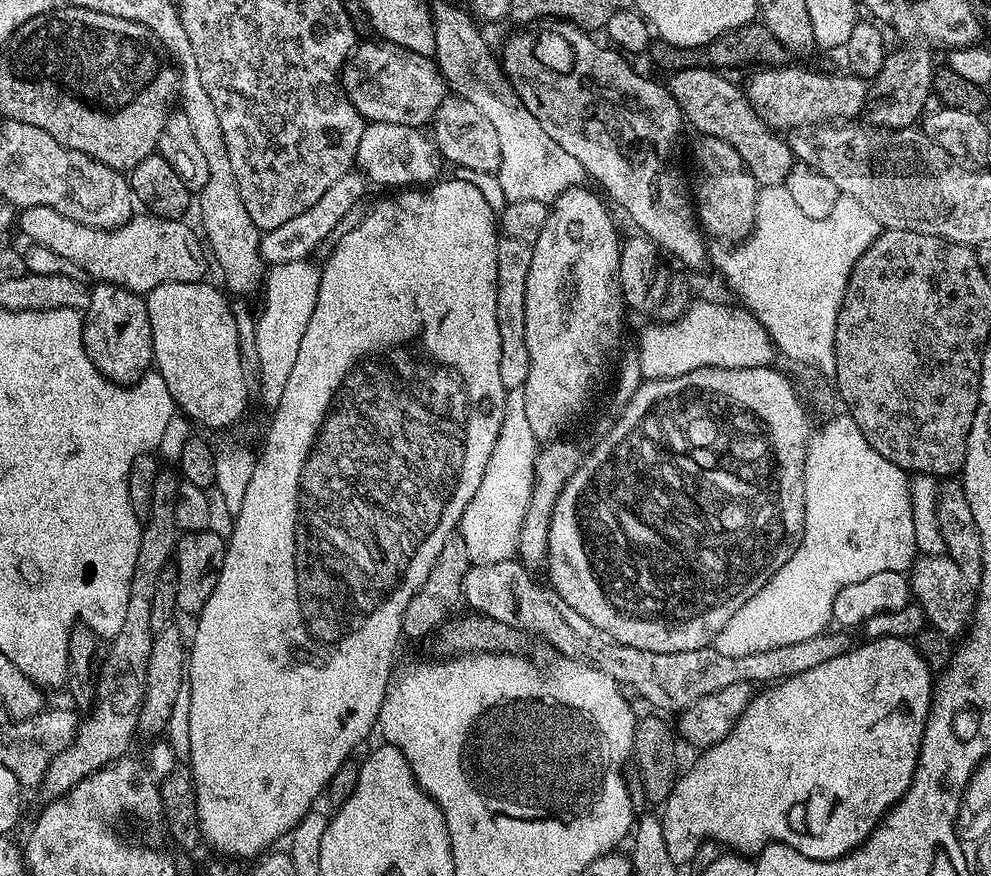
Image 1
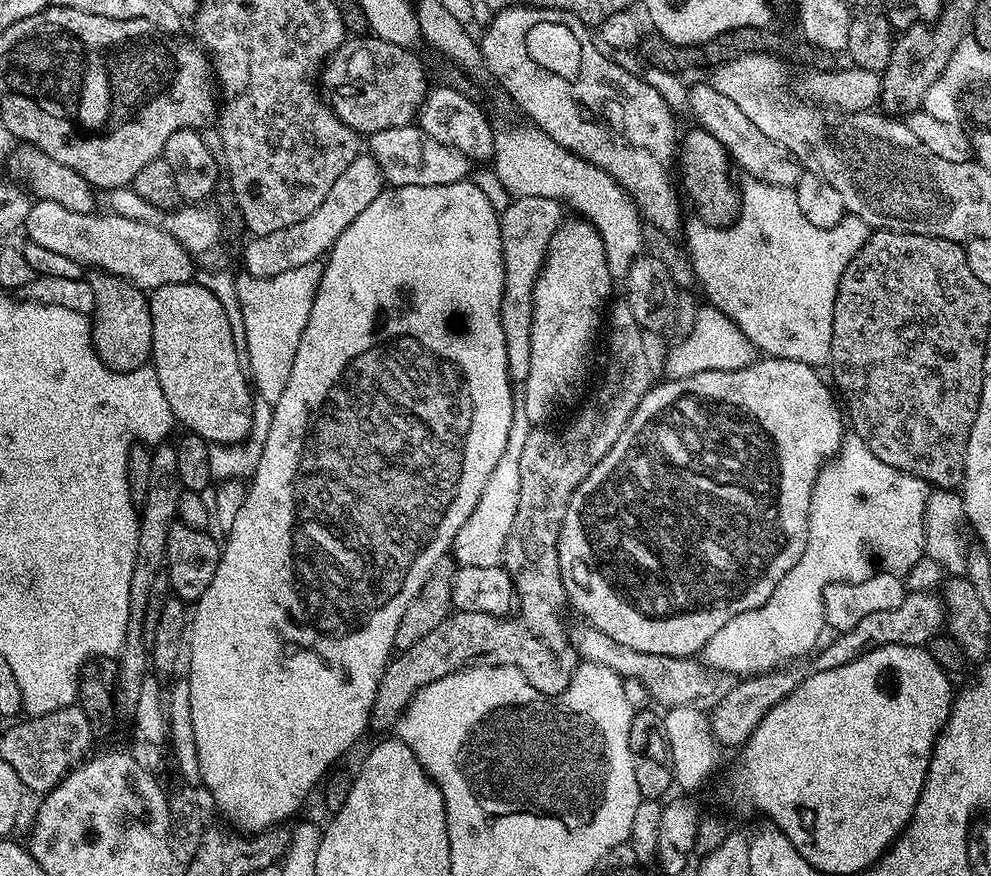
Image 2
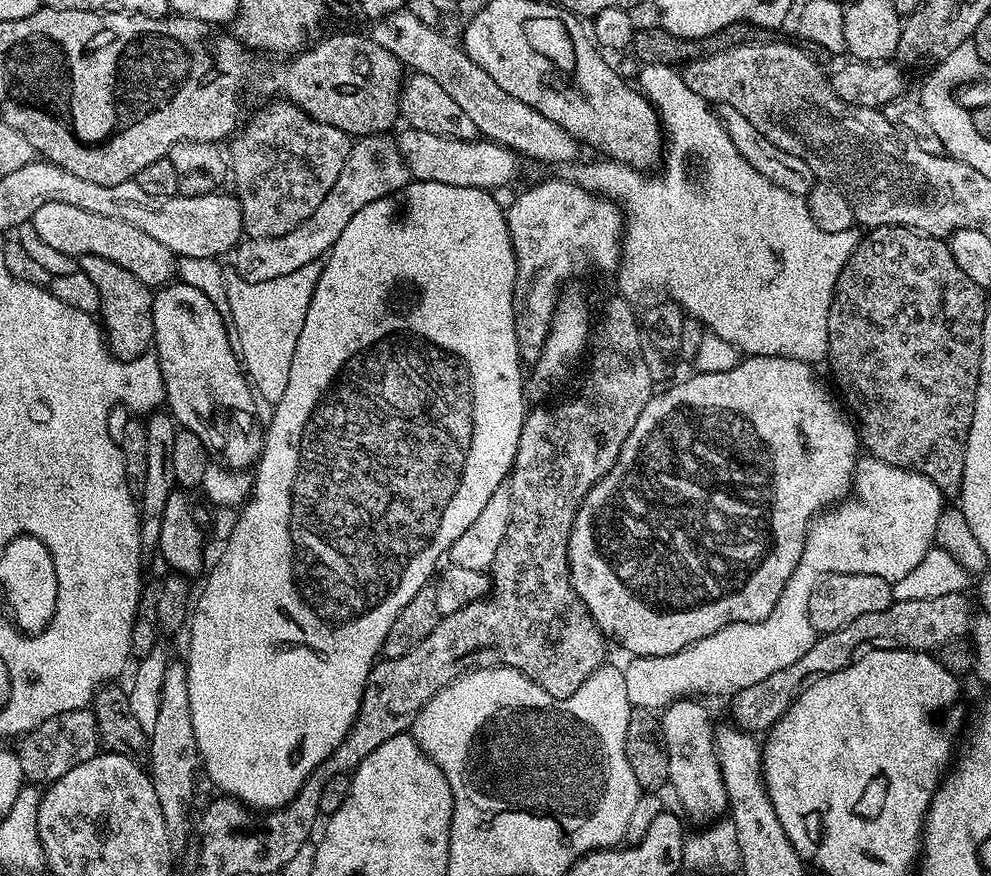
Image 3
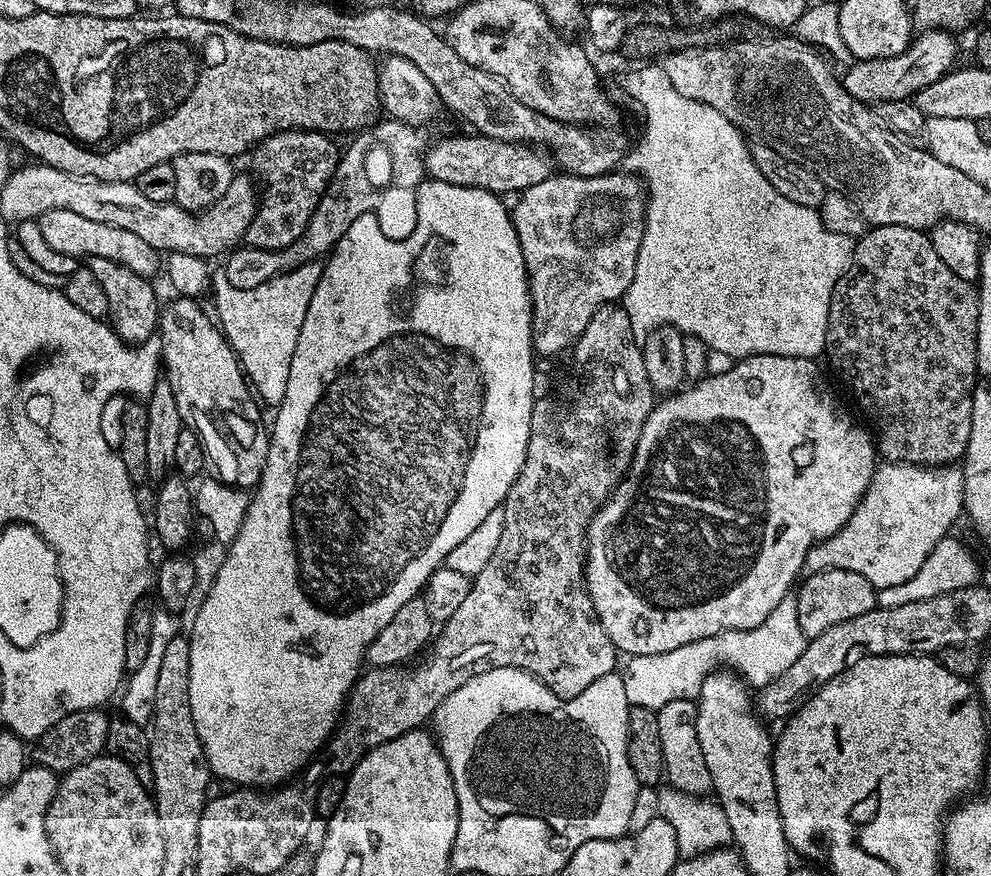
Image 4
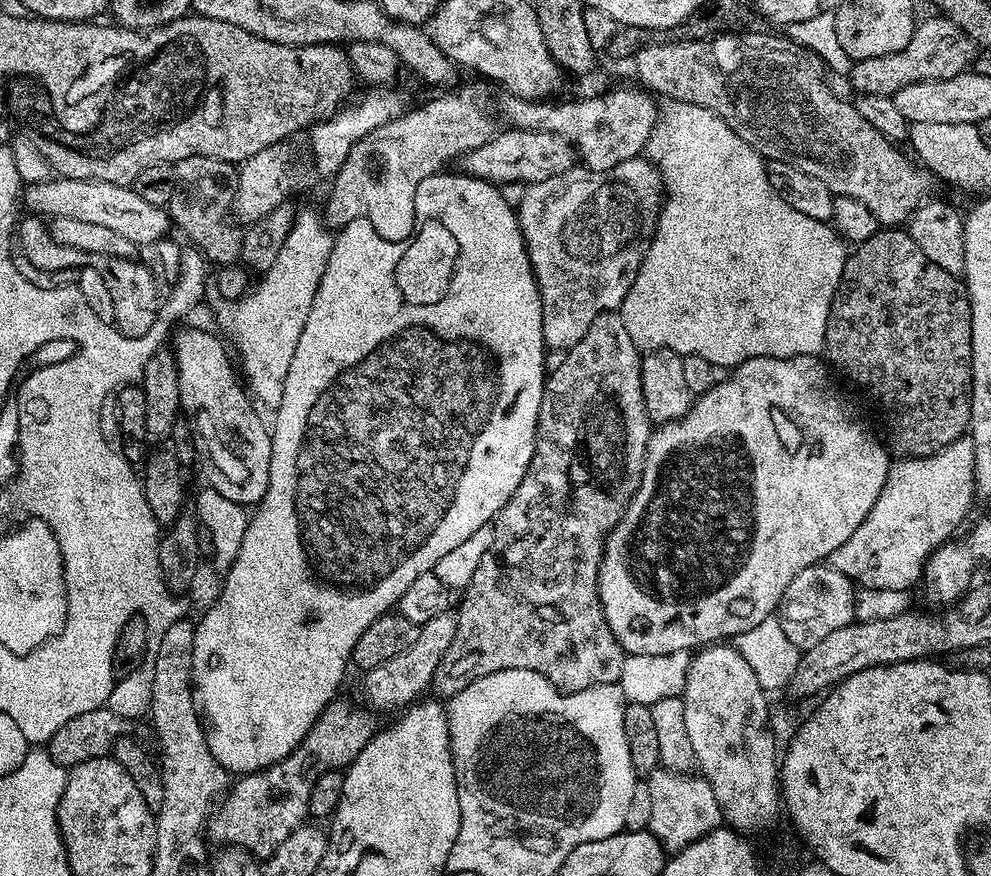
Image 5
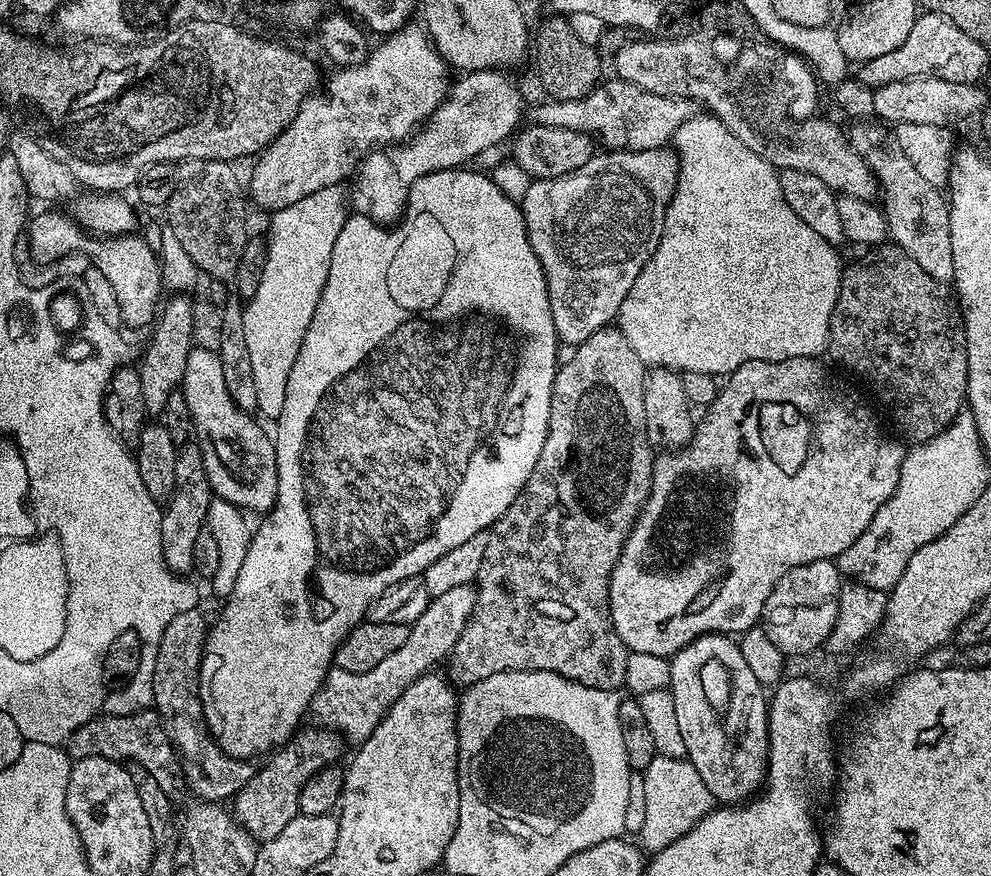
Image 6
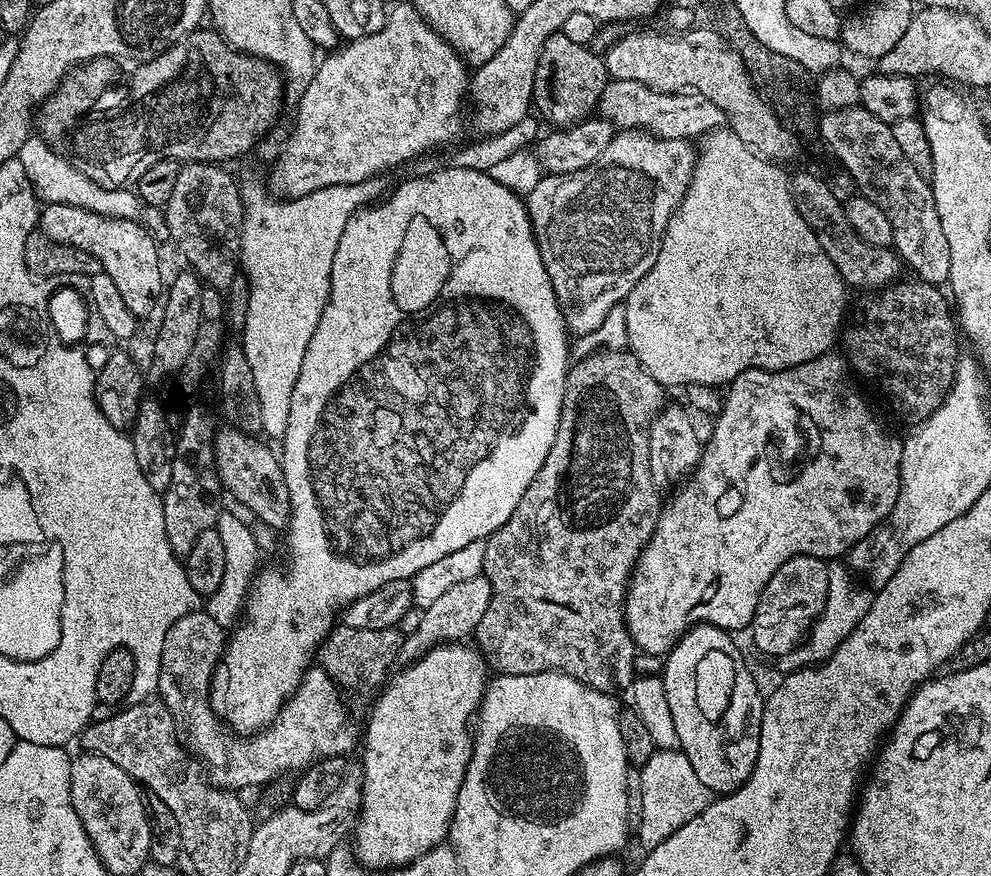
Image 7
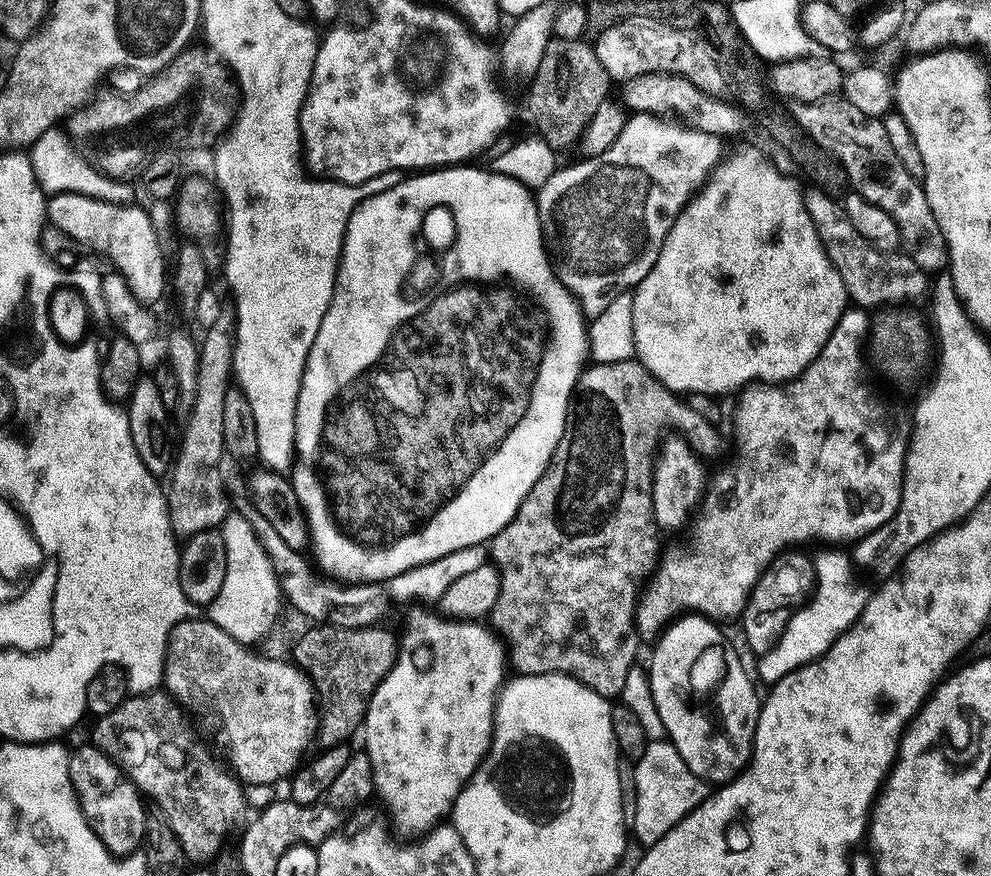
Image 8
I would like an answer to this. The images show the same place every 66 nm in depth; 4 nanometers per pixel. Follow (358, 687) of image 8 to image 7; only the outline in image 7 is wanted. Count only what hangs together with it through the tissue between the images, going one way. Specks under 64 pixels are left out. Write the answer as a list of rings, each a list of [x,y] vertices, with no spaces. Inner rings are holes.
[[[343,626],[333,627],[328,637],[320,644],[319,667],[324,668],[328,677],[340,685],[341,689],[348,691],[349,688],[352,692],[368,692],[371,688],[376,687],[379,689],[389,679],[390,673],[393,671],[392,663],[400,660],[402,642],[405,638],[405,633],[399,632],[400,630],[396,626],[386,630],[354,630]]]

